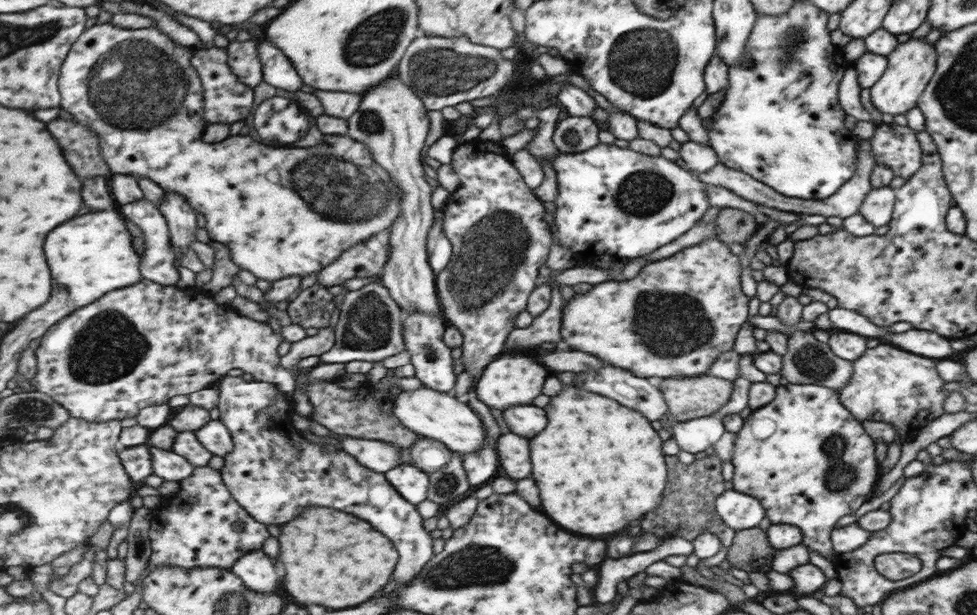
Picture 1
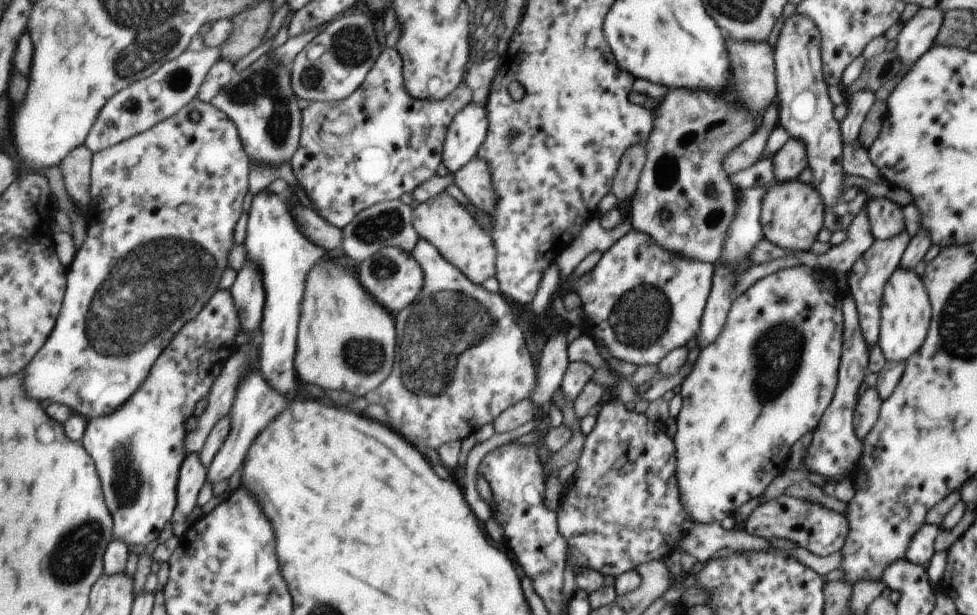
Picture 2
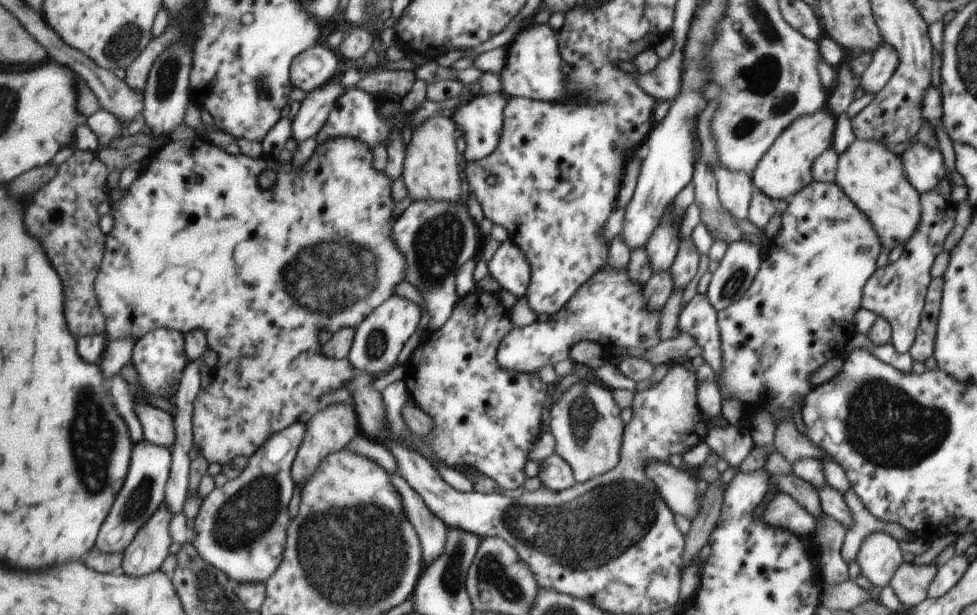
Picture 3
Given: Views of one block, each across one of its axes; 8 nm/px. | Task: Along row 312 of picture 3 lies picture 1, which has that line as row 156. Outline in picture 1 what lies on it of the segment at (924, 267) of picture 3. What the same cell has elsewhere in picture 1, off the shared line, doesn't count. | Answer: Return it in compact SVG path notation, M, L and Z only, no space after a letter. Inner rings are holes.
M894 123L877 125L868 139L875 165L881 163L905 180L921 166L921 149L913 129Z

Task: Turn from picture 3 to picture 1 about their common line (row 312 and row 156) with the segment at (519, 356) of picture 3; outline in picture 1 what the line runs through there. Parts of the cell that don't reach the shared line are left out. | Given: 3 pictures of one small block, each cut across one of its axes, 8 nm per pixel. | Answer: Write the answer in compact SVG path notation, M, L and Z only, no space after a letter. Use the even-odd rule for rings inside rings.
M599 143L575 154L559 153L550 165L556 174L557 189L553 202L553 242L571 253L589 251L595 256L609 254L615 259L627 260L645 257L687 232L711 208L706 186L699 182L694 173L678 166L675 160L666 160L660 155L647 156L629 148Z

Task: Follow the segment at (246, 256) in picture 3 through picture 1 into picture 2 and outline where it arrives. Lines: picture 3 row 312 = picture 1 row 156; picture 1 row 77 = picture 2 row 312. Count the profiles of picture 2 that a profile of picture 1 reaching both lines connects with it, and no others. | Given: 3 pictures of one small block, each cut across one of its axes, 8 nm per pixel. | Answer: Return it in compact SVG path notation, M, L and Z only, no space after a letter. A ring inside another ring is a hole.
M199 97L194 99L191 105L177 112L172 118L157 124L154 128L94 154L93 202L85 217L88 236L78 250L73 265L69 268L68 288L55 329L45 347L39 352L39 356L35 356L35 360L31 362L31 368L25 370L27 396L31 396L33 400L51 400L51 402L65 404L73 414L79 414L87 420L114 414L133 399L139 389L146 384L147 378L150 378L150 373L165 348L190 320L199 316L203 308L206 308L211 298L218 292L222 277L229 267L230 253L235 246L233 245L233 234L235 234L235 226L237 226L243 206L245 206L243 204L245 196L250 189L251 168L250 157L238 134L238 126L224 111Z

